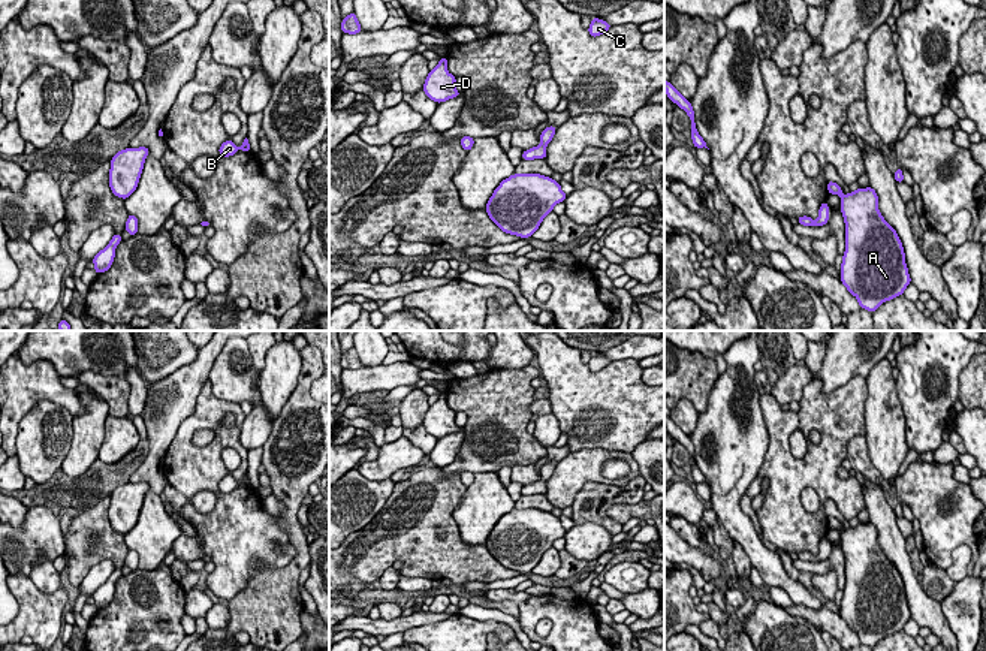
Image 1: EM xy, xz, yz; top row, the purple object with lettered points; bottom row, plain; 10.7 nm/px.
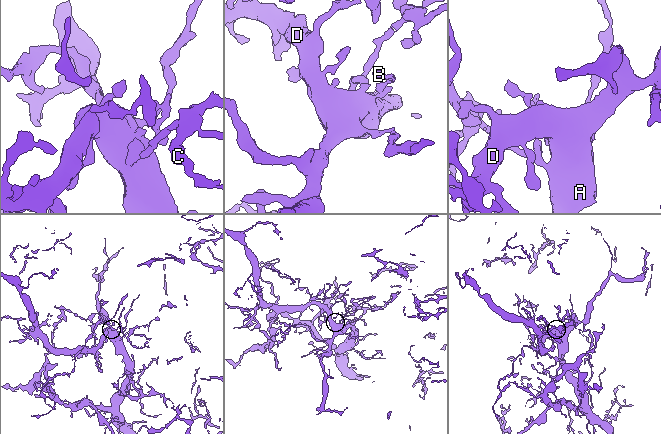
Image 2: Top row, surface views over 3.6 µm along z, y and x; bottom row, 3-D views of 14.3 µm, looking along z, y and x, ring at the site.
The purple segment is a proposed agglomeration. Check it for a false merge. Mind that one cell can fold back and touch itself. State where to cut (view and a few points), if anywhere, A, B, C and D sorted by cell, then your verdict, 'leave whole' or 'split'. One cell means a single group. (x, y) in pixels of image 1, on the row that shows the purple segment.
no cut; A B C D; leave whole

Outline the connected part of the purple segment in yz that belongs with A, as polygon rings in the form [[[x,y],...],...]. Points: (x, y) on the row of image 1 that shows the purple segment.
[[[827,181],[827,192],[841,196],[845,223],[839,280],[863,310],[874,313],[883,302],[904,295],[911,283],[902,242],[881,216],[872,187],[844,195],[836,183]]]

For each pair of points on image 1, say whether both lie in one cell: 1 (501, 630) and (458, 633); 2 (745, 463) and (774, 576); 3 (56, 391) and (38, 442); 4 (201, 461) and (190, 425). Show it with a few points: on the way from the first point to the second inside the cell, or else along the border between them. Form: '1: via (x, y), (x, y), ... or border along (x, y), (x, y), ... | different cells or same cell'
1: via (491, 629), (469, 633) | same cell
2: via (732, 491), (732, 518), (754, 548) | same cell
3: border along (72, 415), (56, 403), (38, 401), (21, 421) | different cells
4: via (192, 452), (186, 446), (186, 434) | same cell

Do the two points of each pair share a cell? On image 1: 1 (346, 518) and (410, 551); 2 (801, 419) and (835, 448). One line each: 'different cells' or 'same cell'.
1: different cells
2: same cell

